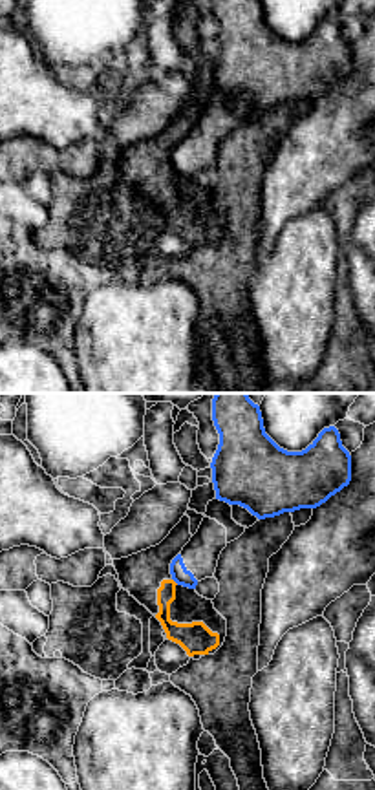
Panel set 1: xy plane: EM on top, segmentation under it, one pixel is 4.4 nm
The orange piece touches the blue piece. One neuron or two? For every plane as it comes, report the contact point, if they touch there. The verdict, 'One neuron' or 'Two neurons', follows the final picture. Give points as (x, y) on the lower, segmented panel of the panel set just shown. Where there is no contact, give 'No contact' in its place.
Touches orange at (174, 582)

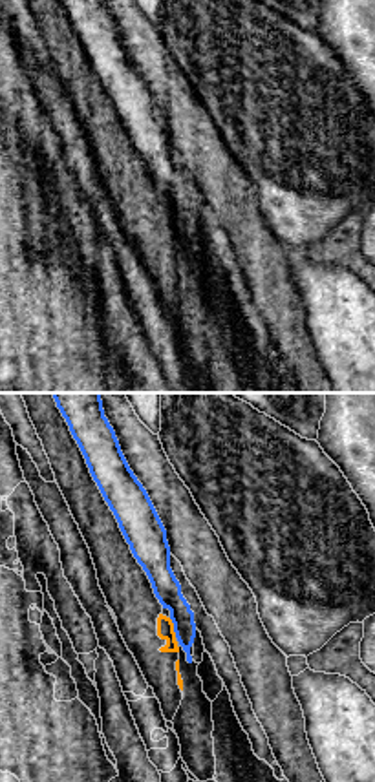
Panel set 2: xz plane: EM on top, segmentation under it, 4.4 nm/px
Touches orange at (172, 627)

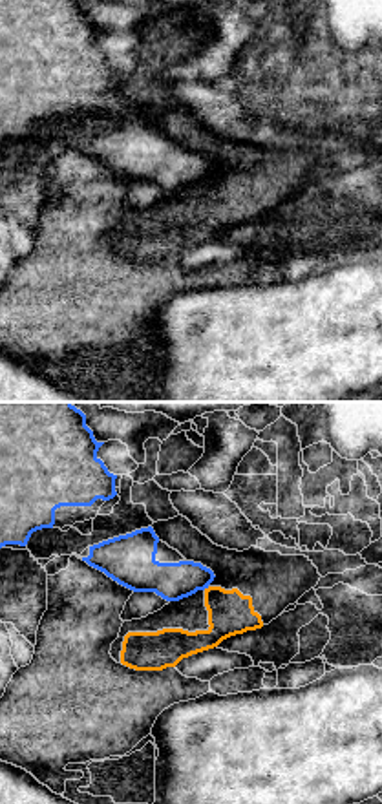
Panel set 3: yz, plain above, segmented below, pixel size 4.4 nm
Touches orange at (205, 589)

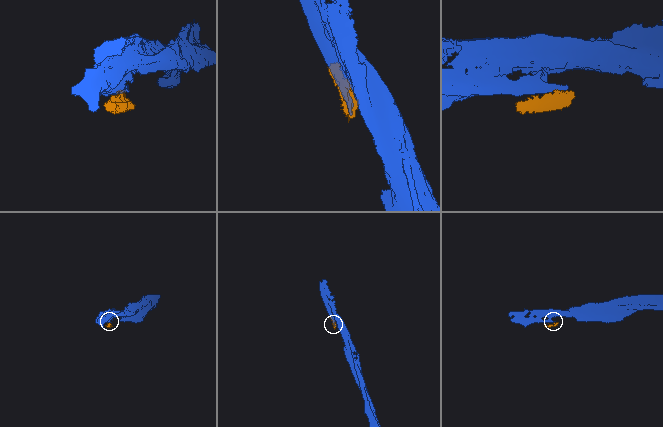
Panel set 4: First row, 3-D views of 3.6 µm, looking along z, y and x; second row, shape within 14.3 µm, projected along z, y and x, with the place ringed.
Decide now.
Two neurons

